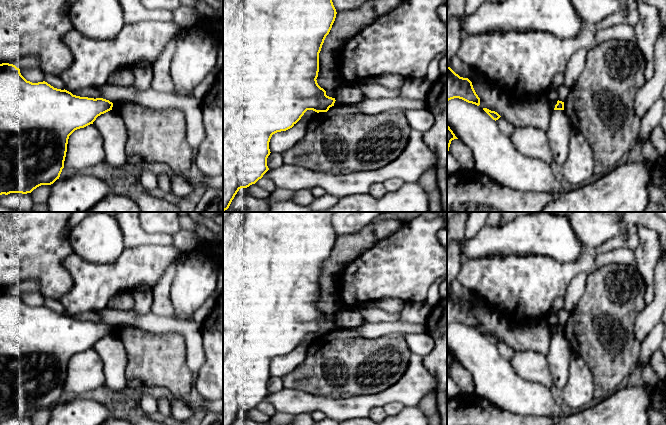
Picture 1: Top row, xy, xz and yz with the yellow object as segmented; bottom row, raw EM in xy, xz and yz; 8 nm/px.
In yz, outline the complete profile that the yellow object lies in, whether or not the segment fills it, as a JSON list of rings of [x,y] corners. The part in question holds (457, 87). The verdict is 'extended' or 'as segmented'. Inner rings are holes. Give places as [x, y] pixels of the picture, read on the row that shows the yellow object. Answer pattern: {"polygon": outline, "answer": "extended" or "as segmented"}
{"polygon": [[[447,67],[447,102],[454,98],[480,105],[480,98],[476,94],[472,82],[468,78],[460,77],[450,67]]], "answer": "as segmented"}

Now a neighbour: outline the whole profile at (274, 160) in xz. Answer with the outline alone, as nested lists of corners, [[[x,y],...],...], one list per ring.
[[[270,153],[267,158],[267,166],[269,169],[275,169],[283,165],[282,154]]]

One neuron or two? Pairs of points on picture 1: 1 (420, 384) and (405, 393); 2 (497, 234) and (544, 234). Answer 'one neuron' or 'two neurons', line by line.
1: one neuron
2: one neuron

